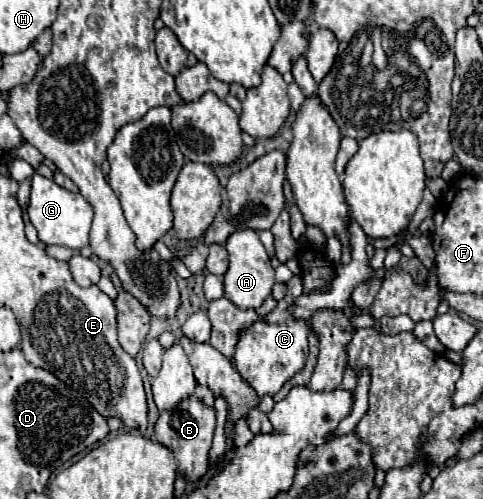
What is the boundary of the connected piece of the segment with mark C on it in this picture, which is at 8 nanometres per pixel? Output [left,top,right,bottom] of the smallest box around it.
[232,275,310,397]

